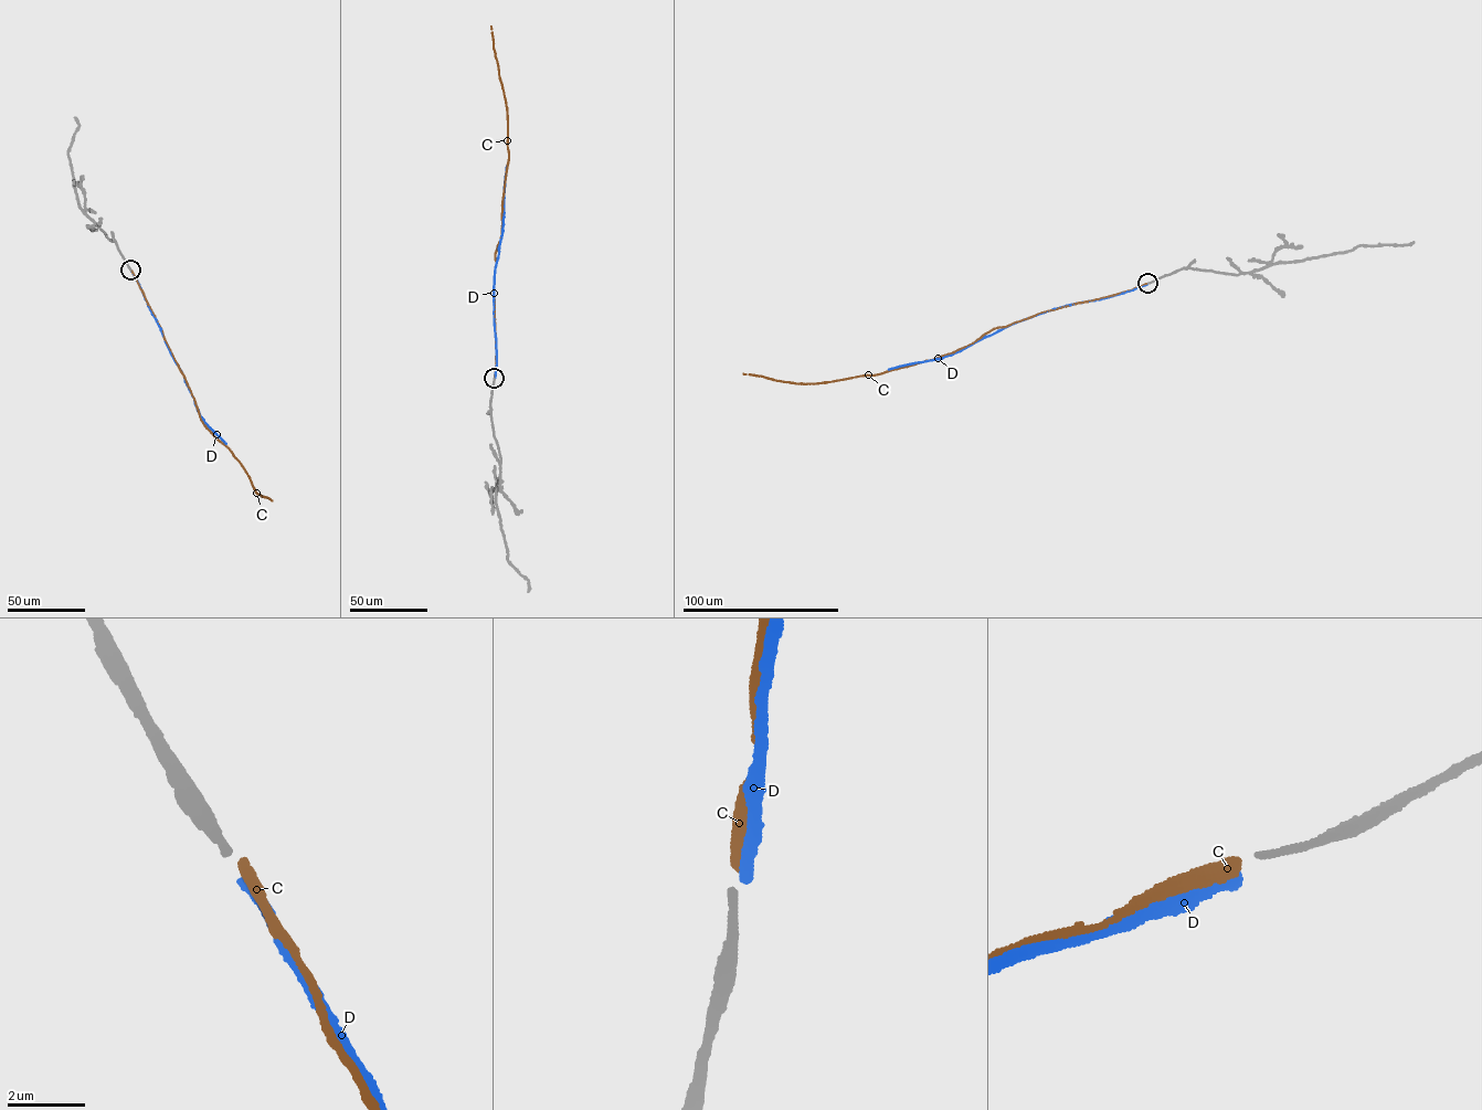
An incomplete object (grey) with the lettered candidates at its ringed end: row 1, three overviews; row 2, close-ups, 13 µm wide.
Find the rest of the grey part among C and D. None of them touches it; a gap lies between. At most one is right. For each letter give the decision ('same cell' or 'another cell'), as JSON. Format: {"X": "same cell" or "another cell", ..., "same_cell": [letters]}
{"C": "another cell", "D": "same cell", "same_cell": ["D"]}

